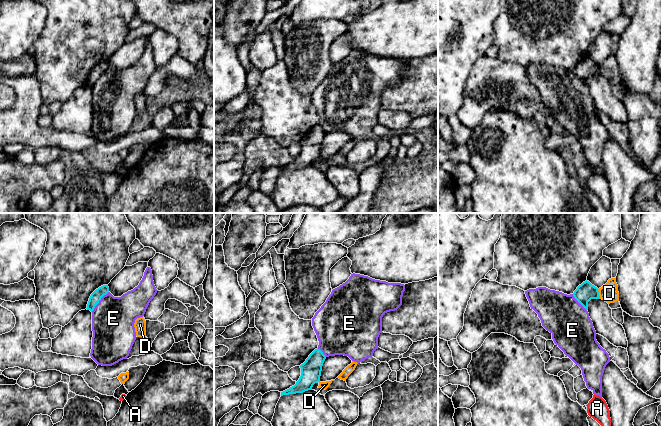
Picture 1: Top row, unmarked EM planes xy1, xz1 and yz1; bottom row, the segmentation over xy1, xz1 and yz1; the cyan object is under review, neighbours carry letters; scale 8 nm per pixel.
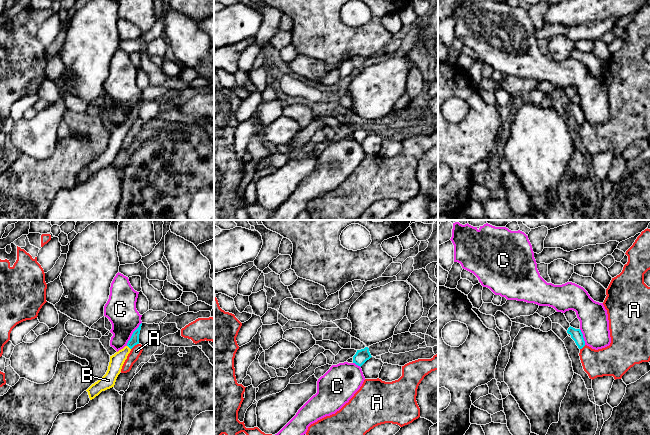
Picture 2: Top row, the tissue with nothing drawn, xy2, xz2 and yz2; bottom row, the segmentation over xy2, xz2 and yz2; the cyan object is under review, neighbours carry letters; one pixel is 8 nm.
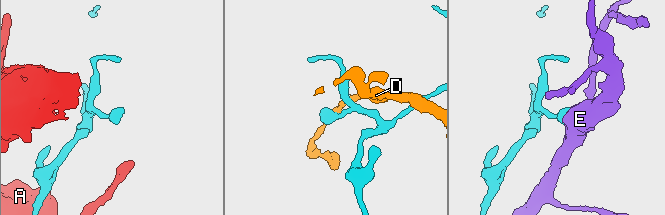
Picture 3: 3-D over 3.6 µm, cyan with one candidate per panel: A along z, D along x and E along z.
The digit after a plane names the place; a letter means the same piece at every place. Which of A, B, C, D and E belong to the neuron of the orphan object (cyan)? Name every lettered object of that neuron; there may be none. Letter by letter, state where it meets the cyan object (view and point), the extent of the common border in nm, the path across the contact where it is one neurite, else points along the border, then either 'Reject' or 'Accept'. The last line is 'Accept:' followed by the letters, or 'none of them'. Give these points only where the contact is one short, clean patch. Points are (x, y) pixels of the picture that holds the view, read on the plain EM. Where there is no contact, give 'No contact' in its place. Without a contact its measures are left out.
A: Touches cyan at xy2 (134, 121). Shared border 80 nm. Boundary: xy2 (138, 119), (131, 125). Reject
B: Touches cyan at xy2 (128, 122). Shared border 50 nm. Path across: xy2 (134, 116), (128, 122), (117, 136). Accept
C: Touches cyan at xy2 (132, 110). Shared border 220 nm. Boundary: xy2 (141, 98), (126, 121). Reject
D: Touches cyan at yz1 (598, 70). Shared border 80 nm. Boundary: yz1 (597, 65), (600, 74). Reject
E: Touches cyan at xy1 (99, 76). Shared border 220 nm. Boundary: xy1 (108, 67), (91, 87). Reject
Accept: B

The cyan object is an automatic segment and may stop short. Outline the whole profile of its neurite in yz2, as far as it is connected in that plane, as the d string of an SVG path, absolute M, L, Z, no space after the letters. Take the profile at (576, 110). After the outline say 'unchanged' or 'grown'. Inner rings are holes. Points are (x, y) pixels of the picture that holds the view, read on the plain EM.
M570 102L567 109L571 111L571 114L575 117L579 125L582 125L585 122L583 110L580 105L575 105Z | unchanged

